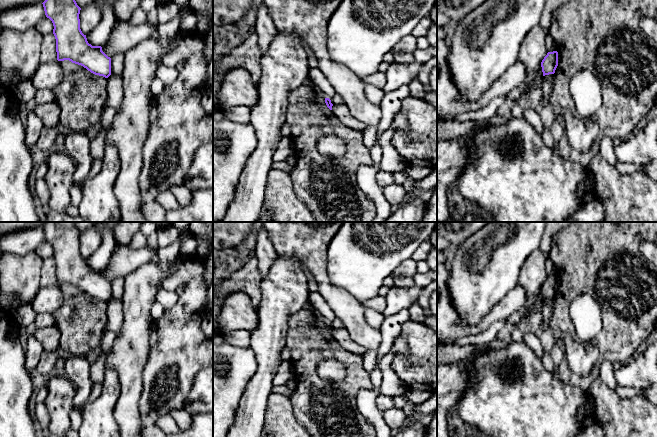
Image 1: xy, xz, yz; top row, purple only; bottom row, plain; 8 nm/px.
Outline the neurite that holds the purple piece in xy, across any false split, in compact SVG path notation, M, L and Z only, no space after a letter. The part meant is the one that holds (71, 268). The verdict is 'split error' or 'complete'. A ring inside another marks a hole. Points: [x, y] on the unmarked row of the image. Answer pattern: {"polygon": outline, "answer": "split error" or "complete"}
{"polygon": "M47 222L42 228L46 241L52 245L54 250L57 284L69 284L95 299L108 302L111 299L111 282L102 275L101 270L92 270L88 267L86 259L80 253L81 232L77 229L75 222Z", "answer": "complete"}

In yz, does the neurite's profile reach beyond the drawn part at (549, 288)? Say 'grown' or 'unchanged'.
unchanged

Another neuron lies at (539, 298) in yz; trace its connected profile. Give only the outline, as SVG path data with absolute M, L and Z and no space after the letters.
M540 287L540 288L537 290L534 305L523 315L522 318L527 317L527 316L530 316L530 315L532 315L534 312L536 312L542 302L543 302L543 296L542 296L542 291L541 291L541 287Z

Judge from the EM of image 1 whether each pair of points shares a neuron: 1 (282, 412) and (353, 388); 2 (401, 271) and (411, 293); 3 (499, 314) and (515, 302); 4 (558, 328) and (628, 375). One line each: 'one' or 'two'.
1: two
2: two
3: one
4: two

